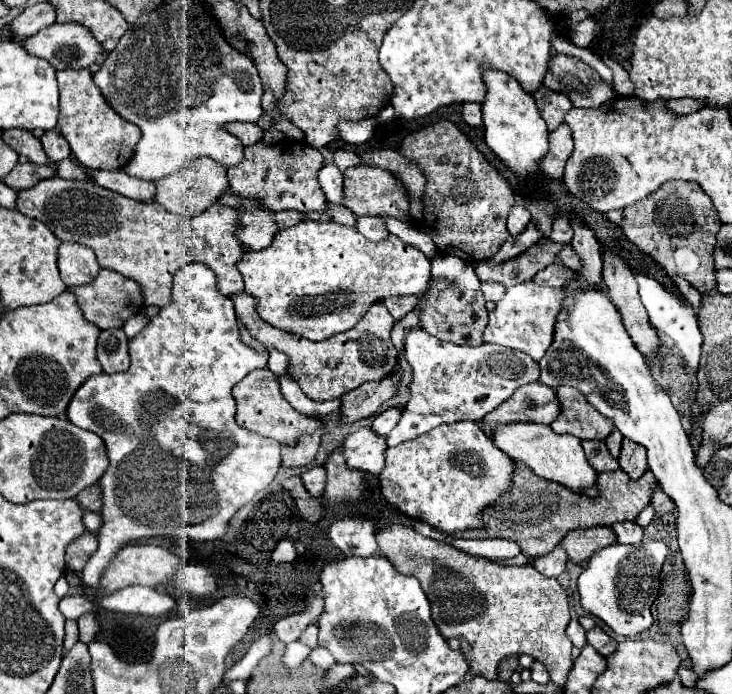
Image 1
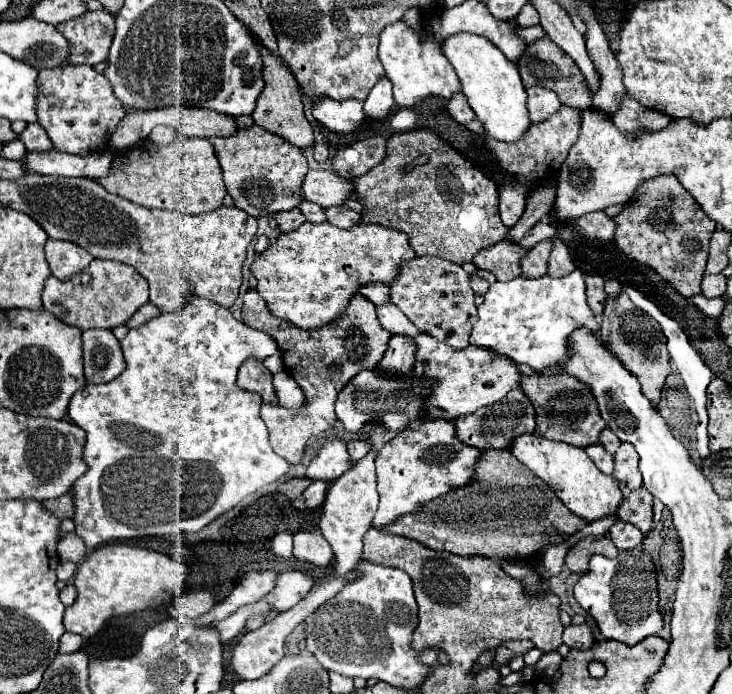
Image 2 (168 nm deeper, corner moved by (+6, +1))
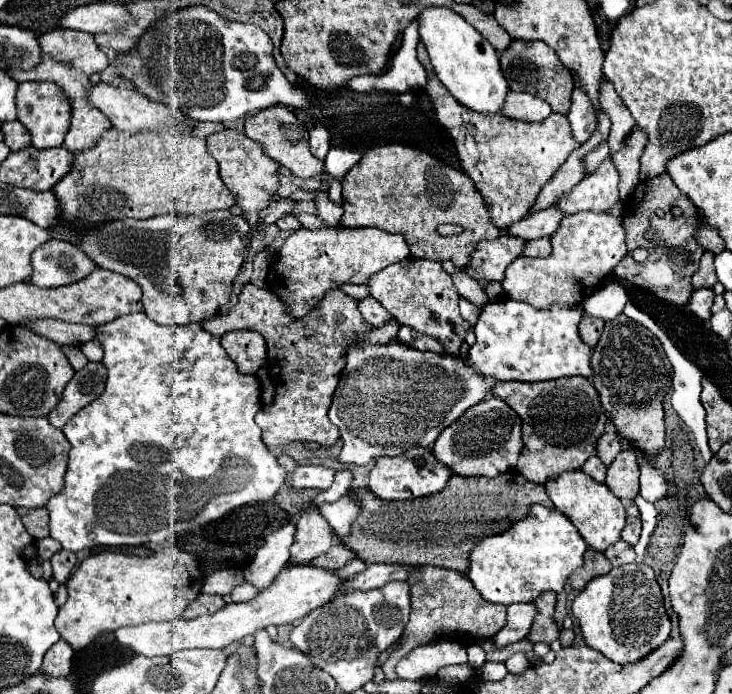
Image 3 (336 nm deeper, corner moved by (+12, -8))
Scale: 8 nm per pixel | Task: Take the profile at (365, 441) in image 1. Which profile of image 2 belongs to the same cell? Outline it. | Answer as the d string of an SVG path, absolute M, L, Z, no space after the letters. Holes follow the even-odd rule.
M334 438L334 440L326 440L324 448L308 464L306 476L310 480L332 482L340 478L348 470L348 466L350 466L350 460L346 452L346 442L340 438Z

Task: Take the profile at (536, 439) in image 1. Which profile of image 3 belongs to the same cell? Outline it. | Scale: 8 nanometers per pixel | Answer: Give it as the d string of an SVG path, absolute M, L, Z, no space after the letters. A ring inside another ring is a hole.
M578 469L572 473L560 473L560 477L552 477L552 481L544 483L544 487L554 507L572 521L588 547L596 551L606 551L608 545L620 539L620 531L624 529L624 503L616 499L606 483L592 481L592 477Z

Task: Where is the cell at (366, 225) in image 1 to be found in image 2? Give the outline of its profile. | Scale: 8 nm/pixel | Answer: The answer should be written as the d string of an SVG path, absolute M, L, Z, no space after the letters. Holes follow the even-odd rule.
M330 206L330 208L324 208L324 214L326 214L326 220L338 228L352 228L354 224L360 222L360 214L350 210L348 206Z

